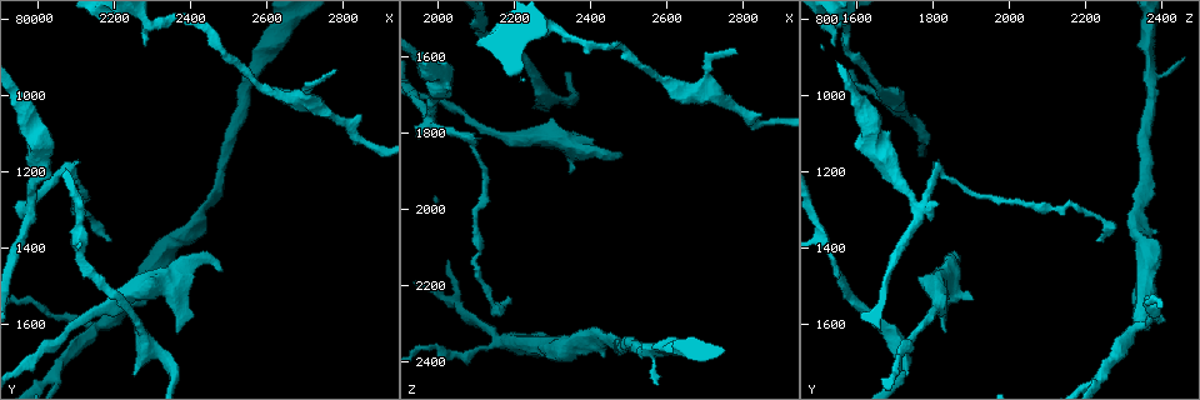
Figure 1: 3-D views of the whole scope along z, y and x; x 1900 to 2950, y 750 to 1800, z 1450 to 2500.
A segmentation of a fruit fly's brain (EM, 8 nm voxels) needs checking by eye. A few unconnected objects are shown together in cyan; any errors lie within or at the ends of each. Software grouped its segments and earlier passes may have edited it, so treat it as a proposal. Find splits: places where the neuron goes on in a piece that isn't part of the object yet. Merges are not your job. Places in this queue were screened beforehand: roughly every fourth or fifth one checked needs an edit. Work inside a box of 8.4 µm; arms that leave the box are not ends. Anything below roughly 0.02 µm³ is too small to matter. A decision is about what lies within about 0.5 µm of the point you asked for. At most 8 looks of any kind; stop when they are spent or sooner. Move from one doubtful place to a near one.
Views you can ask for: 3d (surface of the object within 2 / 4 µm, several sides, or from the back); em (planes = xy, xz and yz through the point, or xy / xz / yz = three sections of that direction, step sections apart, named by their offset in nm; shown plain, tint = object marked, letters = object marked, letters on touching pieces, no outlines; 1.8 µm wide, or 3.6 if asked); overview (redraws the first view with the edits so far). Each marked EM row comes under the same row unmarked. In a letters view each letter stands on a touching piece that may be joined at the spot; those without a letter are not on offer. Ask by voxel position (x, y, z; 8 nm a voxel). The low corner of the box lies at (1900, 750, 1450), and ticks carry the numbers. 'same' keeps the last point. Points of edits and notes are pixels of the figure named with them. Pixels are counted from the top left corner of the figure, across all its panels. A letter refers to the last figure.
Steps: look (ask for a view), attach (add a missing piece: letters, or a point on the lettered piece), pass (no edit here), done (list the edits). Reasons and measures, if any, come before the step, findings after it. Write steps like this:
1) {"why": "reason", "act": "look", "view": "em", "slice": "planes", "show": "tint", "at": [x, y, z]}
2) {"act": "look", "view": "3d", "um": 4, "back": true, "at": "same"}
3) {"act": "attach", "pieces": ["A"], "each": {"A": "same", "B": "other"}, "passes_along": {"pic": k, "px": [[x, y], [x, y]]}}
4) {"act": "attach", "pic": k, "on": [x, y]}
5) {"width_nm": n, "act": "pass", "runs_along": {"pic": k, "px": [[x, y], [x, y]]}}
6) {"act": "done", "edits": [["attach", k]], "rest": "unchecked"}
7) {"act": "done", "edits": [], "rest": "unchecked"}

{"act": "look", "view": "em", "slice": "planes", "show": "letters", "at": [2250, 1725, 1730]}

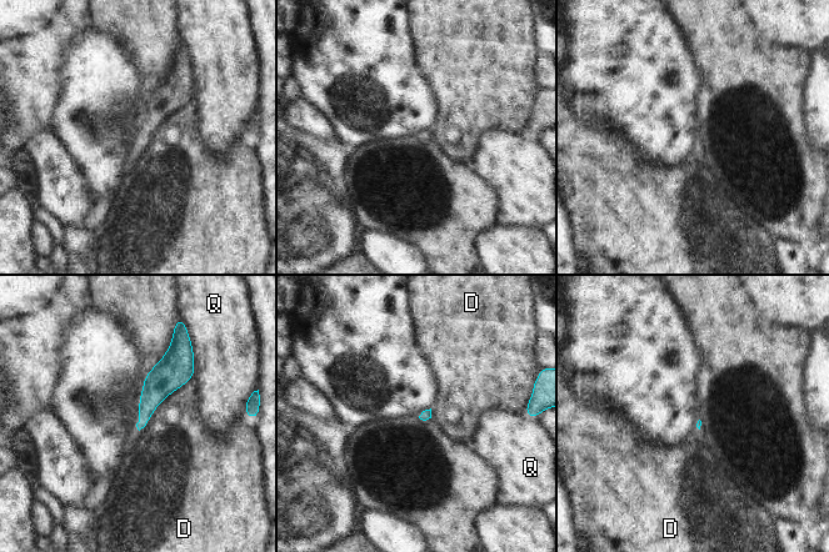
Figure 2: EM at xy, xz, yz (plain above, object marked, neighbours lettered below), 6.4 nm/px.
{"act": "pass", "each": {"D": "other", "Q": "other"}, "found": "none of them fits"}

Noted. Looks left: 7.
{"why": "branch stops here", "act": "look", "view": "em", "slice": "planes", "show": "tint", "at": [2490, 1455, 1860]}

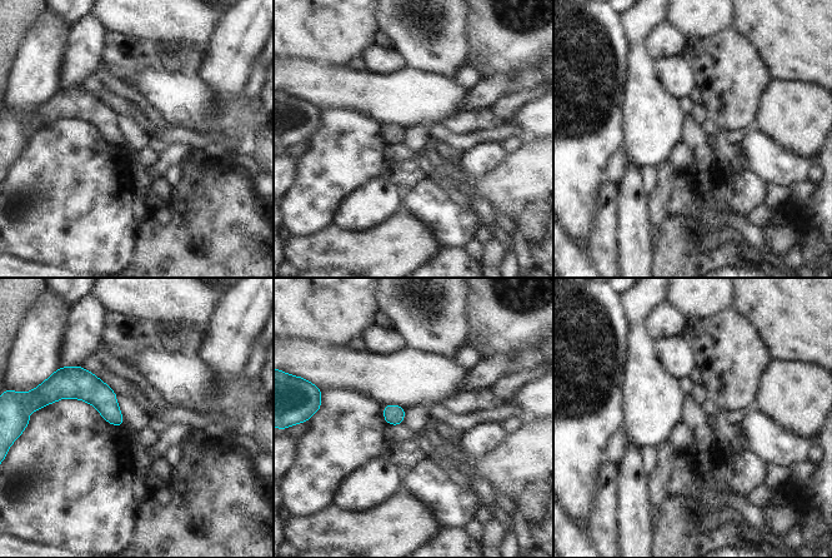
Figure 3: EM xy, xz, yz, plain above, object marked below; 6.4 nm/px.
{"act": "look", "view": "em", "slice": "planes", "show": "letters", "at": "same"}

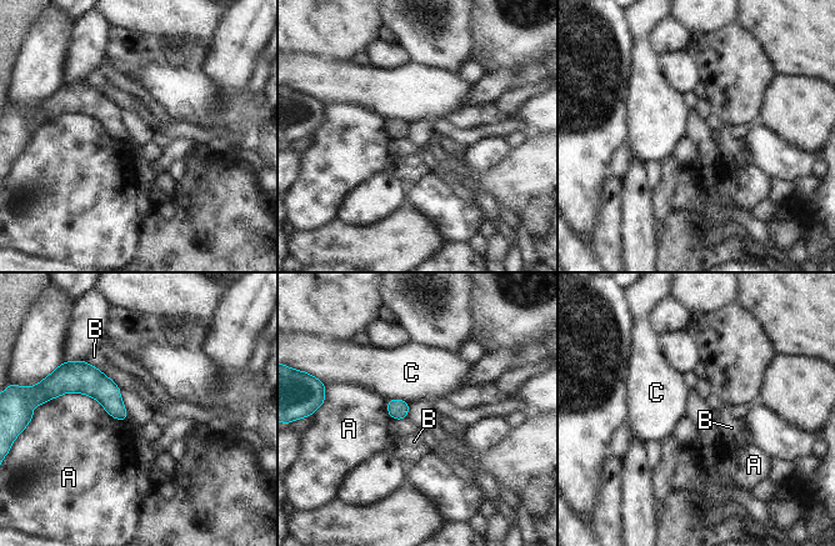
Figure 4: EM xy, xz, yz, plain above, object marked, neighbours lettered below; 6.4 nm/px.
{"act": "pass", "each": {"A": "other", "B": "other", "C": "other"}, "border": {"pic": 4, "px": [[388, 399], [404, 399], [409, 404]]}, "found": "none of them fits"}

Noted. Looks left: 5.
{"act": "look", "view": "3d", "um": 2, "at": [2065, 1205, 1810]}

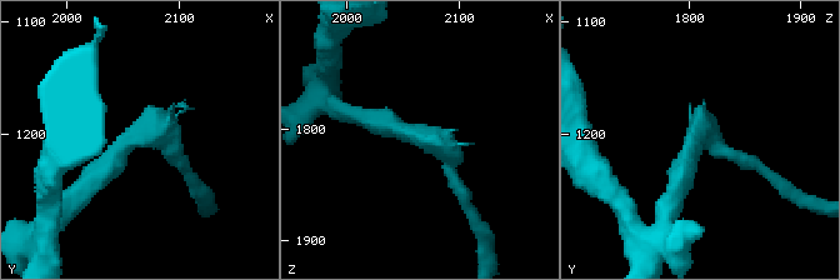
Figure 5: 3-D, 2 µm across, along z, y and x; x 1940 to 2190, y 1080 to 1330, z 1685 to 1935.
{"act": "look", "view": "em", "slice": "xy", "step": 4, "show": "tint", "at": [2064, 1204, 1810]}

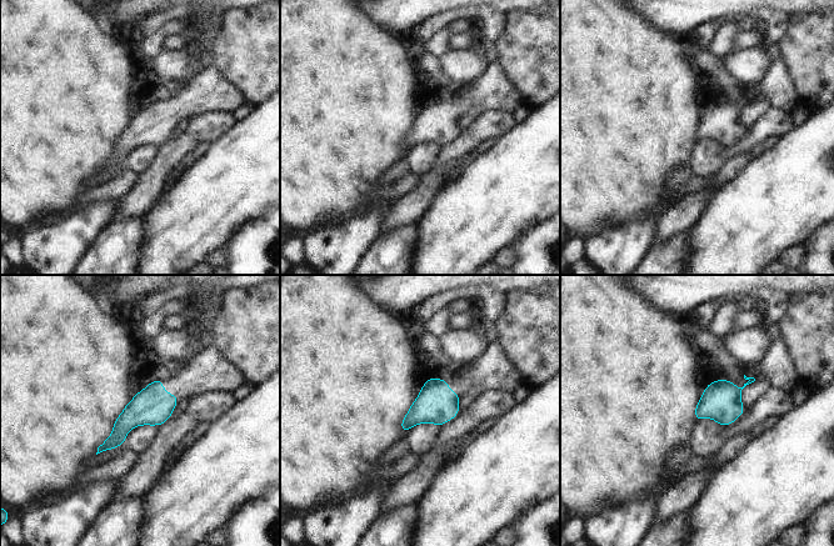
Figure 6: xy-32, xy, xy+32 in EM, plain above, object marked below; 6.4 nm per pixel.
{"why": "cut it another way", "act": "look", "view": "em", "slice": "planes", "show": "letters", "at": "same"}

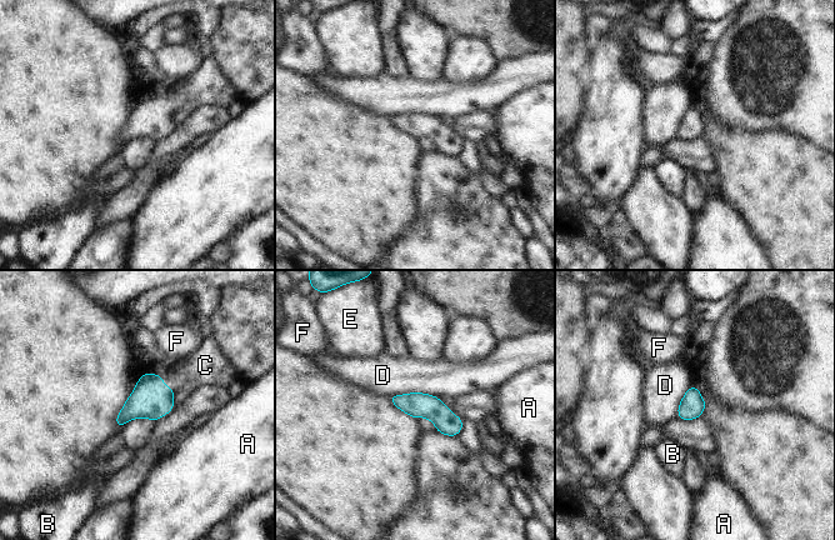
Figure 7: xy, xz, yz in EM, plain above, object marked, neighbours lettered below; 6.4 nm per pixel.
{"width_nm": 160, "act": "attach", "pieces": ["C"], "each": {"A": "other", "B": "other", "C": "same", "D": "other", "E": "other", "F": "other"}, "passes_along": {"pic": 7, "px": [[151, 399], [164, 385], [198, 368]]}, "found": "it goes on there"}

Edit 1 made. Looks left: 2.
{"act": "done", "edits": [["attach", 7]], "rest": "unchecked"}

